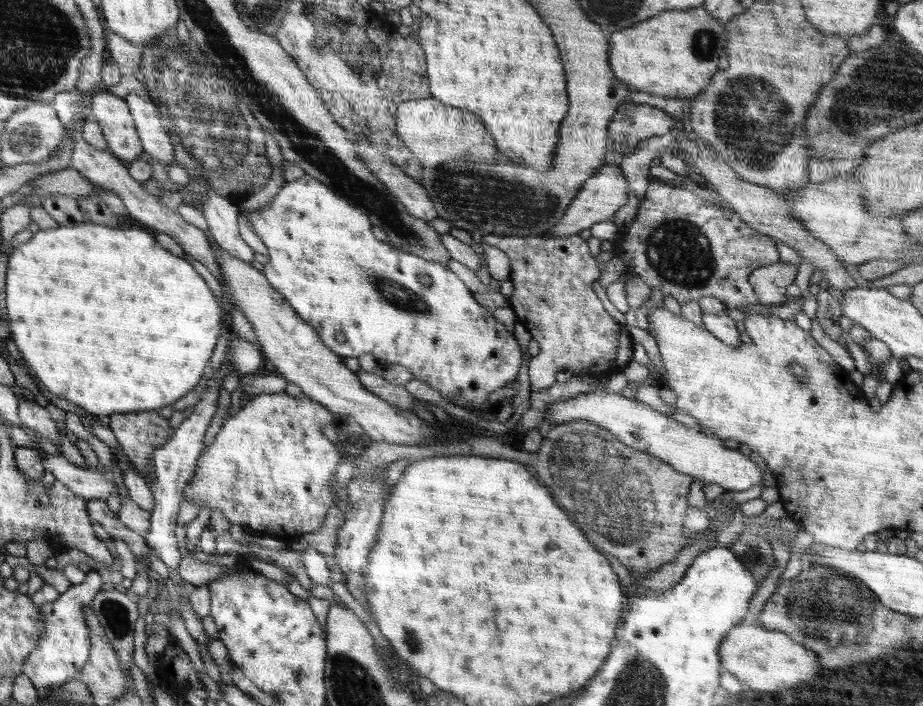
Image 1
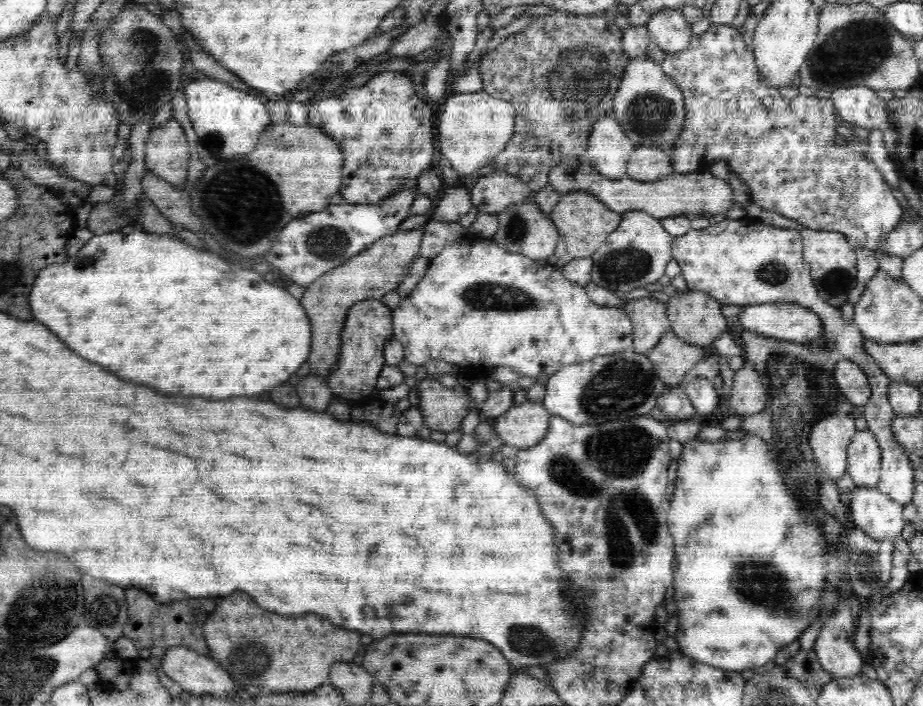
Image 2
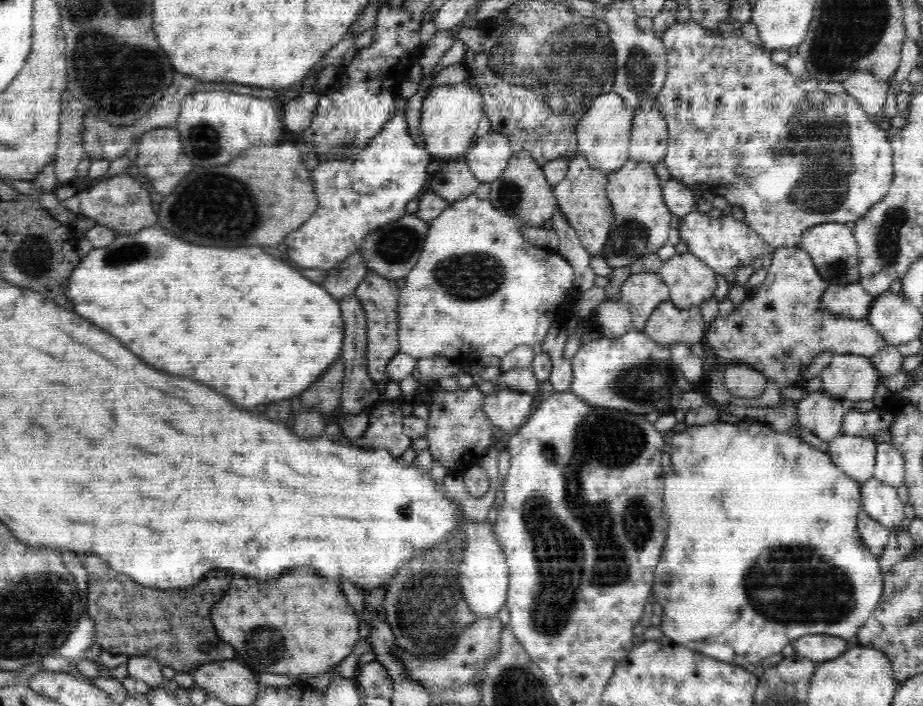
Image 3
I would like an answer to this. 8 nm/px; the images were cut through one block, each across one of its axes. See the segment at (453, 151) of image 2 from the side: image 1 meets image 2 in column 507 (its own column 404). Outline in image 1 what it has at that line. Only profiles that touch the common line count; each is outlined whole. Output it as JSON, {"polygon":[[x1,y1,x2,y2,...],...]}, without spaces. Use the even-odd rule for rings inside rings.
{"polygon":[[434,97,404,101,396,107,396,136,404,146,420,160,424,169,431,169,450,160,464,162,486,162,498,156,492,138,486,134,486,128,480,124,480,118,474,120,472,112,460,110,442,104]]}

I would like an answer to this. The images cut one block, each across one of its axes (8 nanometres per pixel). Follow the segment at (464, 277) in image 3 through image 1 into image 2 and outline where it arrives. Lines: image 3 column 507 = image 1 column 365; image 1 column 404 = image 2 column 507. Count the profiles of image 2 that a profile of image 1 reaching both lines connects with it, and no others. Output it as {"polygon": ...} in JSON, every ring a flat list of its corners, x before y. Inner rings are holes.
{"polygon":[[465,236,464,240,447,245,434,259,430,260,428,271,412,294,402,299,398,308,392,311,393,334,404,347,405,358,412,364,421,366,431,360,442,360,460,366,488,365,506,366,520,373,520,377,537,378,540,375,554,375,568,364,586,362,596,356,612,355,633,346,633,324,624,309,598,306,589,300,583,286,565,278,560,267,550,265,547,261,534,261,528,256,508,252,497,243,487,242,476,236]]}

